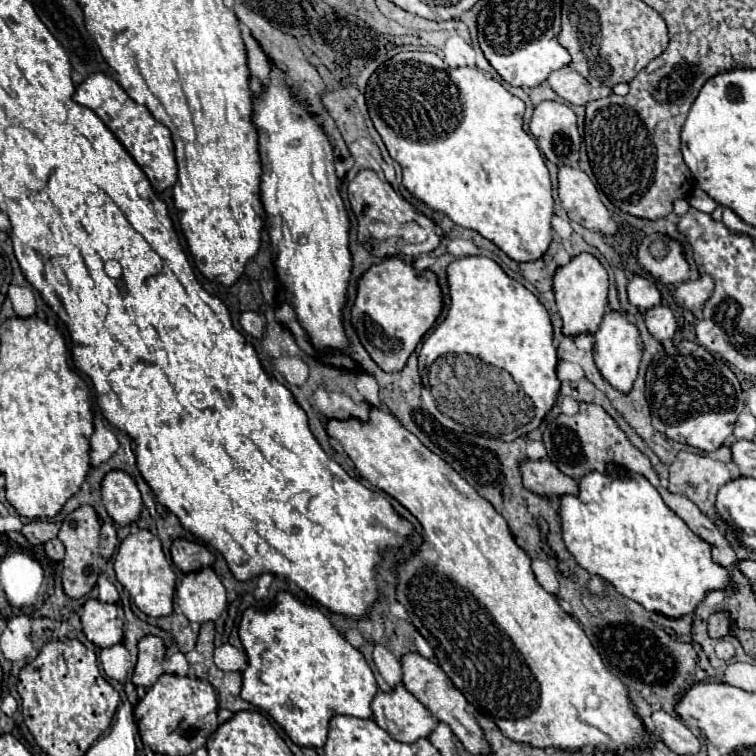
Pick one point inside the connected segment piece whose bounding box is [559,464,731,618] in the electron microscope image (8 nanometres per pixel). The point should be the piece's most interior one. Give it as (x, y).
(618, 527)

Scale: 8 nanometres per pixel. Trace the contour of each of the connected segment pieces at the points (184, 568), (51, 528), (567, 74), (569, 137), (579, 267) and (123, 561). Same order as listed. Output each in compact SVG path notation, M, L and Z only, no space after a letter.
M175 540L171 546L171 558L173 564L185 574L211 568L215 562L215 556L203 544L193 544L189 540Z
M33 520L33 522L27 522L21 532L29 540L29 544L37 546L37 544L45 544L45 542L53 540L57 536L57 532L59 532L59 526L53 524L53 522Z
M563 66L555 72L549 74L547 78L549 86L569 104L589 104L593 100L605 98L611 94L611 88L595 88L591 86L577 70L573 70L571 66Z
M541 102L535 106L529 132L535 136L539 150L557 166L579 164L579 132L575 112L567 104Z
M579 254L567 266L561 266L553 278L557 312L563 320L563 334L573 338L579 334L595 334L607 312L607 272L593 254Z
M137 530L133 534L129 534L117 554L115 554L115 574L117 580L123 584L123 588L131 594L135 606L153 618L161 618L161 616L169 616L173 610L173 594L175 594L175 572L169 566L161 542L155 534L151 534L149 530Z

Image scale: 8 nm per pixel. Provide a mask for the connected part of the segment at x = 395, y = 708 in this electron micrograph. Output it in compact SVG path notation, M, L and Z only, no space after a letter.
M397 686L391 692L377 692L371 710L375 722L397 742L429 738L437 726L429 710L405 686Z

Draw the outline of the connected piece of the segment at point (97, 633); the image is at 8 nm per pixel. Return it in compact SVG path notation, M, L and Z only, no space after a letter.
M89 598L83 606L81 624L83 634L97 648L109 648L123 640L123 608L119 604L105 604Z

